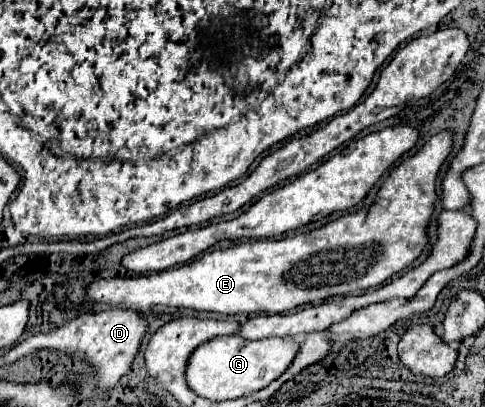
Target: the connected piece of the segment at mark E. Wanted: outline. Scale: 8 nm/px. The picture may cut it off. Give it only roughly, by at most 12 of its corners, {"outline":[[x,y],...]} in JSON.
{"outline":[[440,131],[368,211],[148,277],[104,305],[288,313],[378,287],[428,243]]}

